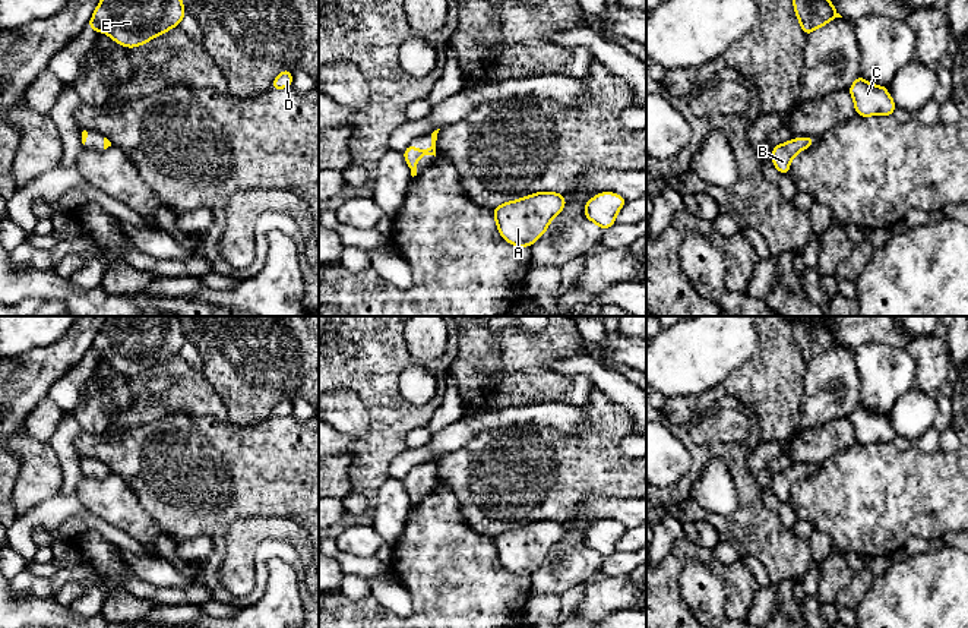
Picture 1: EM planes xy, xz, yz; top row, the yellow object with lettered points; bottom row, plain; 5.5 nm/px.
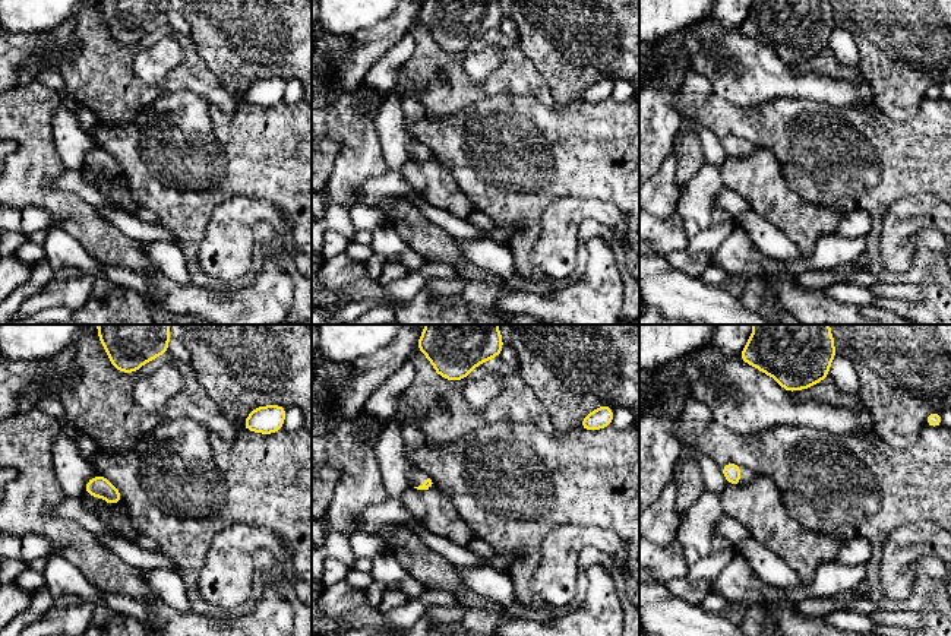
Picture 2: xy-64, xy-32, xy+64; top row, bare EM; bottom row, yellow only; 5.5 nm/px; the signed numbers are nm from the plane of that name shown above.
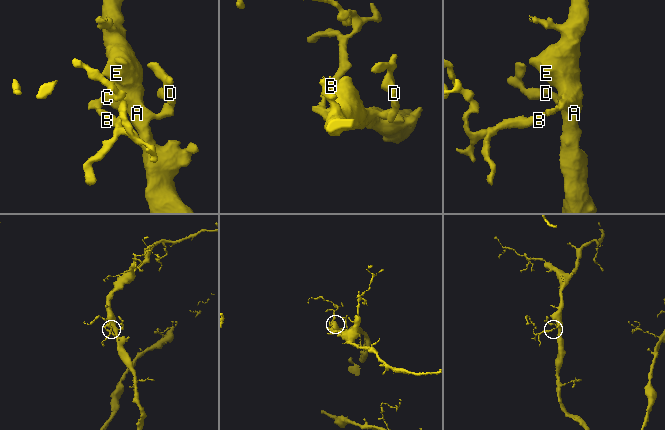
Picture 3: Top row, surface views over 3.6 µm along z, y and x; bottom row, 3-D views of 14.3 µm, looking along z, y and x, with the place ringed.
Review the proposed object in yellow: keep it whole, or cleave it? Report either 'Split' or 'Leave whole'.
Leave whole

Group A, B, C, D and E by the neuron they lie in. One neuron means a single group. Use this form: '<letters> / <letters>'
A B C D E

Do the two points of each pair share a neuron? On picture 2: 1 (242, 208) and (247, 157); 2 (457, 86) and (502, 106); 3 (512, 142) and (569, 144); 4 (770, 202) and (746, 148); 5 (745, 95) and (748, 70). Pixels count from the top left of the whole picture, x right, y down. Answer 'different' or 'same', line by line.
1: different
2: different
3: same
4: different
5: same

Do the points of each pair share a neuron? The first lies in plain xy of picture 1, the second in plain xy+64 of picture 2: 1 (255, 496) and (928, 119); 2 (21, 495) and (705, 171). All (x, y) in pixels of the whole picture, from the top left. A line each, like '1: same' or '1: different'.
1: same
2: different

